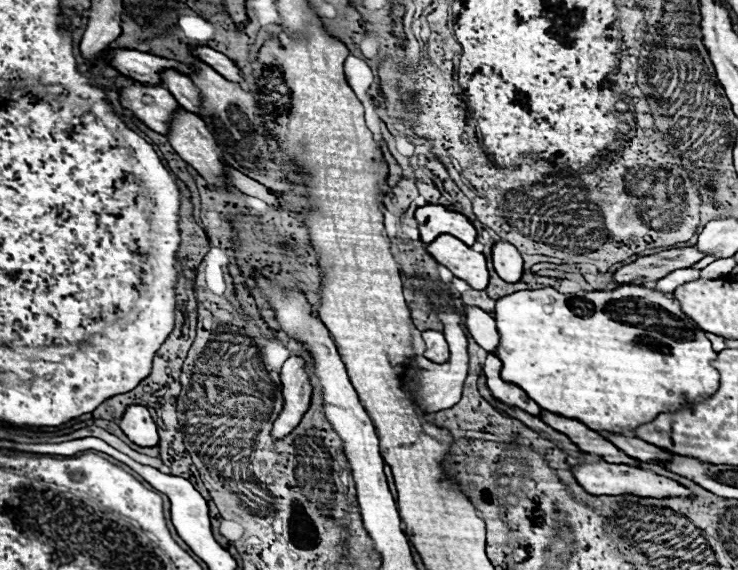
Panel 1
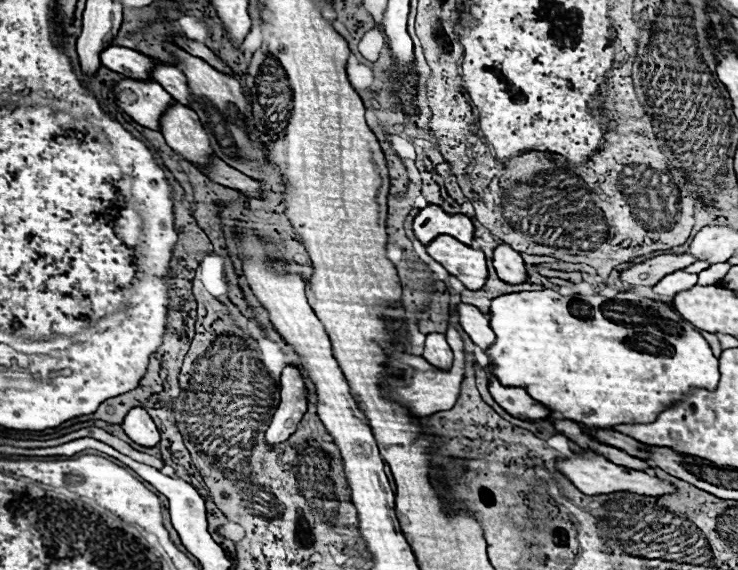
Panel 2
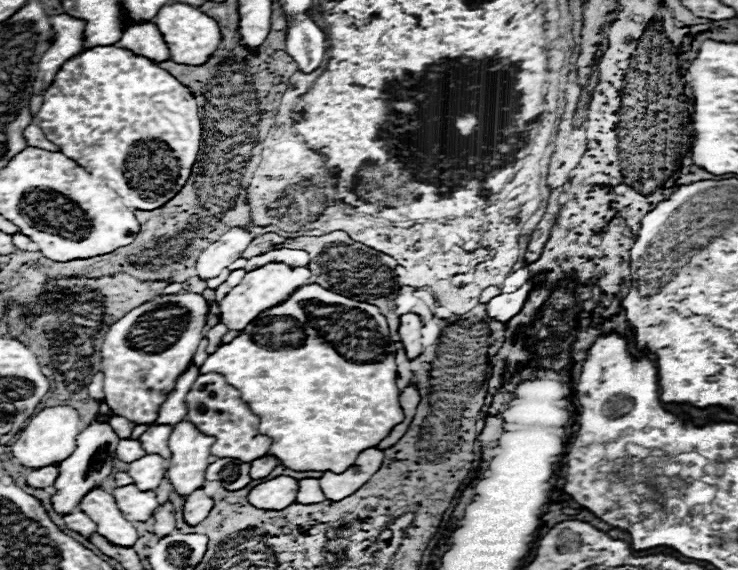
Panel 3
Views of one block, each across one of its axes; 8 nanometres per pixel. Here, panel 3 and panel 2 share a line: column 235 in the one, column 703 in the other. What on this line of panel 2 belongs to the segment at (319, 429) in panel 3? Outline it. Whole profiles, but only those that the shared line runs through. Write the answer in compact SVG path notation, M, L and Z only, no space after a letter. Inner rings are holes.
M554 290L502 294L490 302L490 328L496 340L486 348L490 364L484 370L498 378L502 386L526 388L534 400L586 428L650 422L690 388L714 390L720 378L718 358L694 326L678 316L672 304L654 302L634 292L620 292L614 298L600 294L574 294L570 298Z

